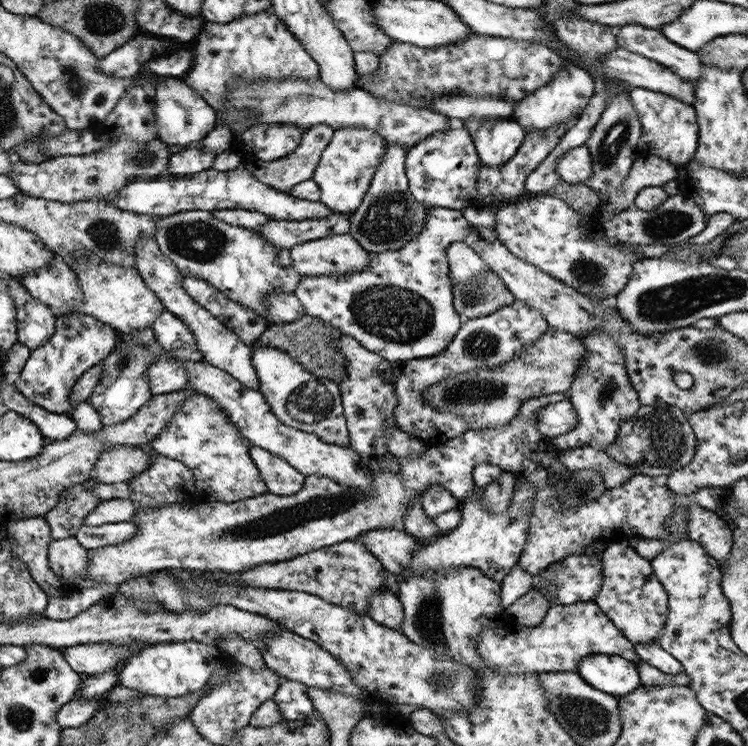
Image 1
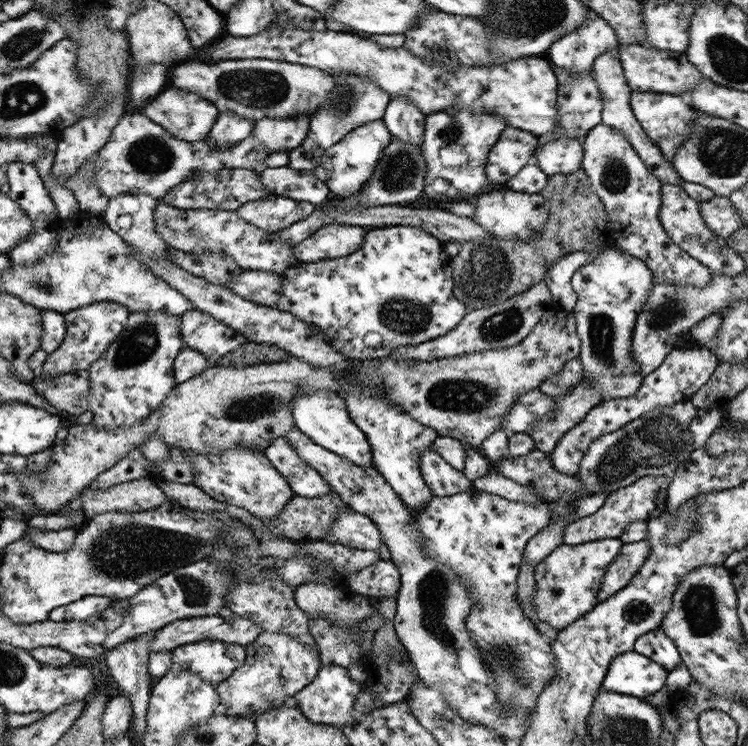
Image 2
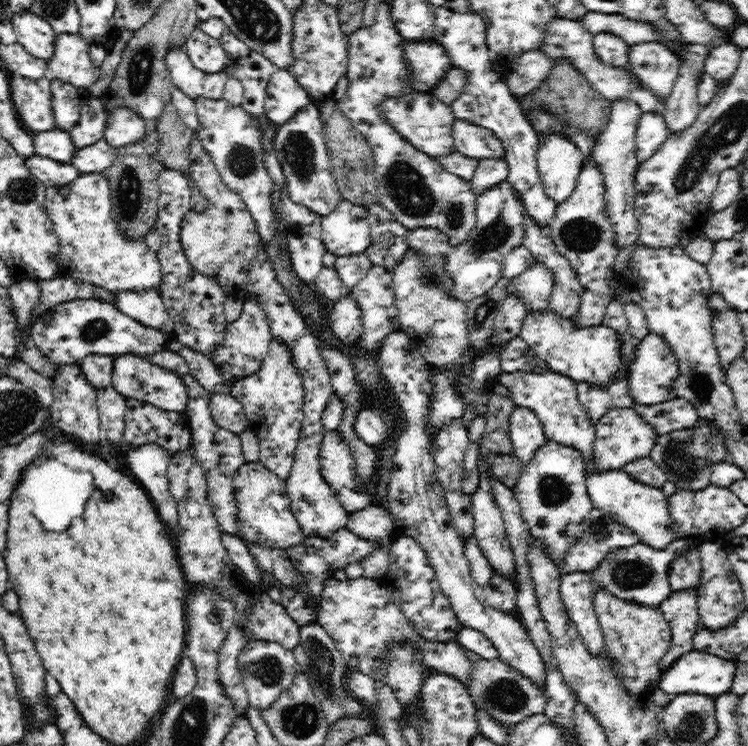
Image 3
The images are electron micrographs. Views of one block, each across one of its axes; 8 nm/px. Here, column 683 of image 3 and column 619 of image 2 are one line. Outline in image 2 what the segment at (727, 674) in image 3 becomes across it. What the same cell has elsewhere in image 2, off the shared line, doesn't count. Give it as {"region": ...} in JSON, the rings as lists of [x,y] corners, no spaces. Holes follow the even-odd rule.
{"region":[[[626,652],[610,663],[603,690],[643,699],[662,690],[667,684],[668,674],[648,656]]]}

